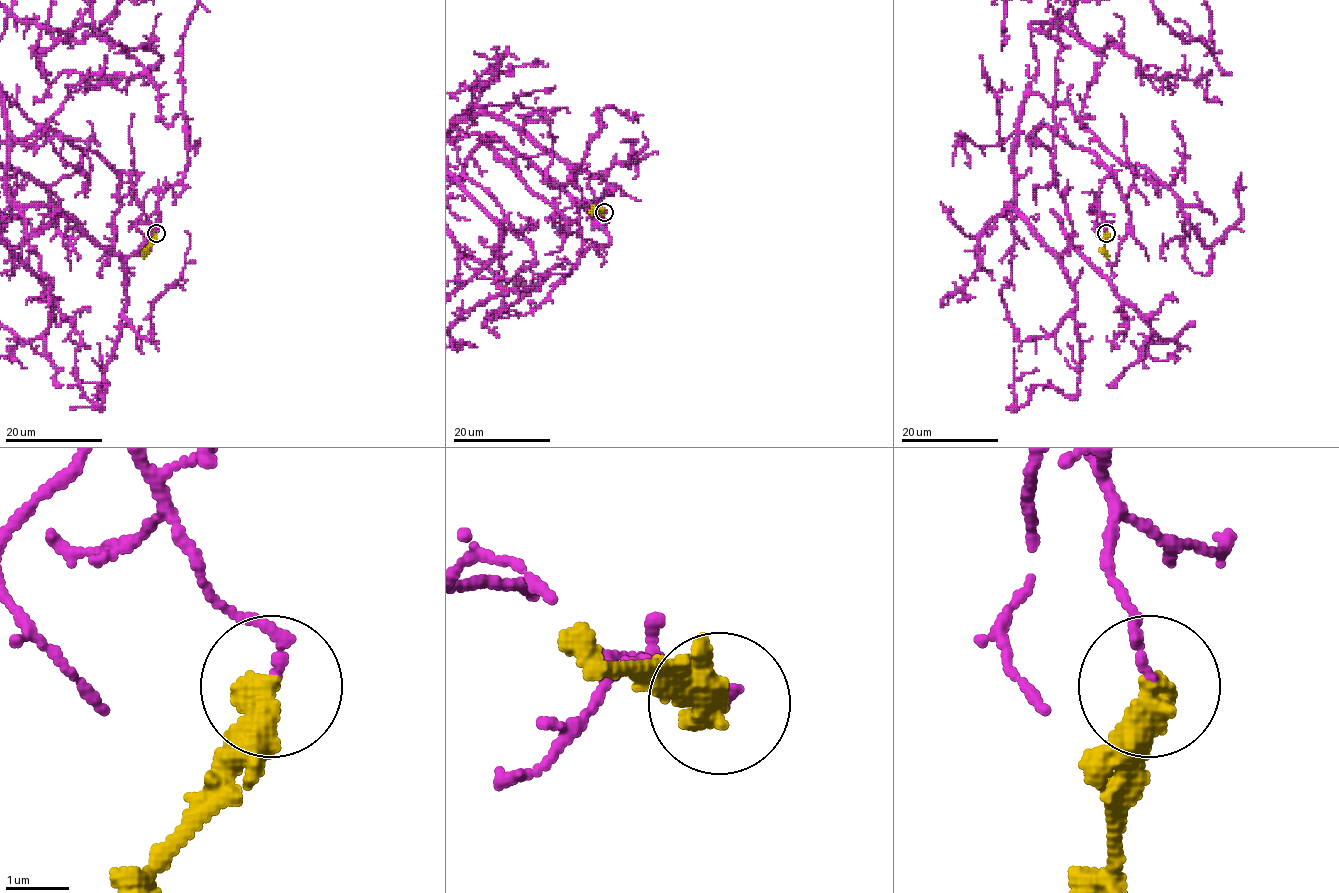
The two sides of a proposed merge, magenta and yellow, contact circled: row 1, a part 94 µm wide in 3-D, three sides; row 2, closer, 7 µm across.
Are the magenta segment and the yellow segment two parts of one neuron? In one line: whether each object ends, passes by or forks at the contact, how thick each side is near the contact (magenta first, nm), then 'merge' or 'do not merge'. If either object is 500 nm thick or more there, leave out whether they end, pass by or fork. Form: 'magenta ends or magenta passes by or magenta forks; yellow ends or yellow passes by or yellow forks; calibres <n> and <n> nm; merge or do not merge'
calibres 150 and 500 nm; do not merge

